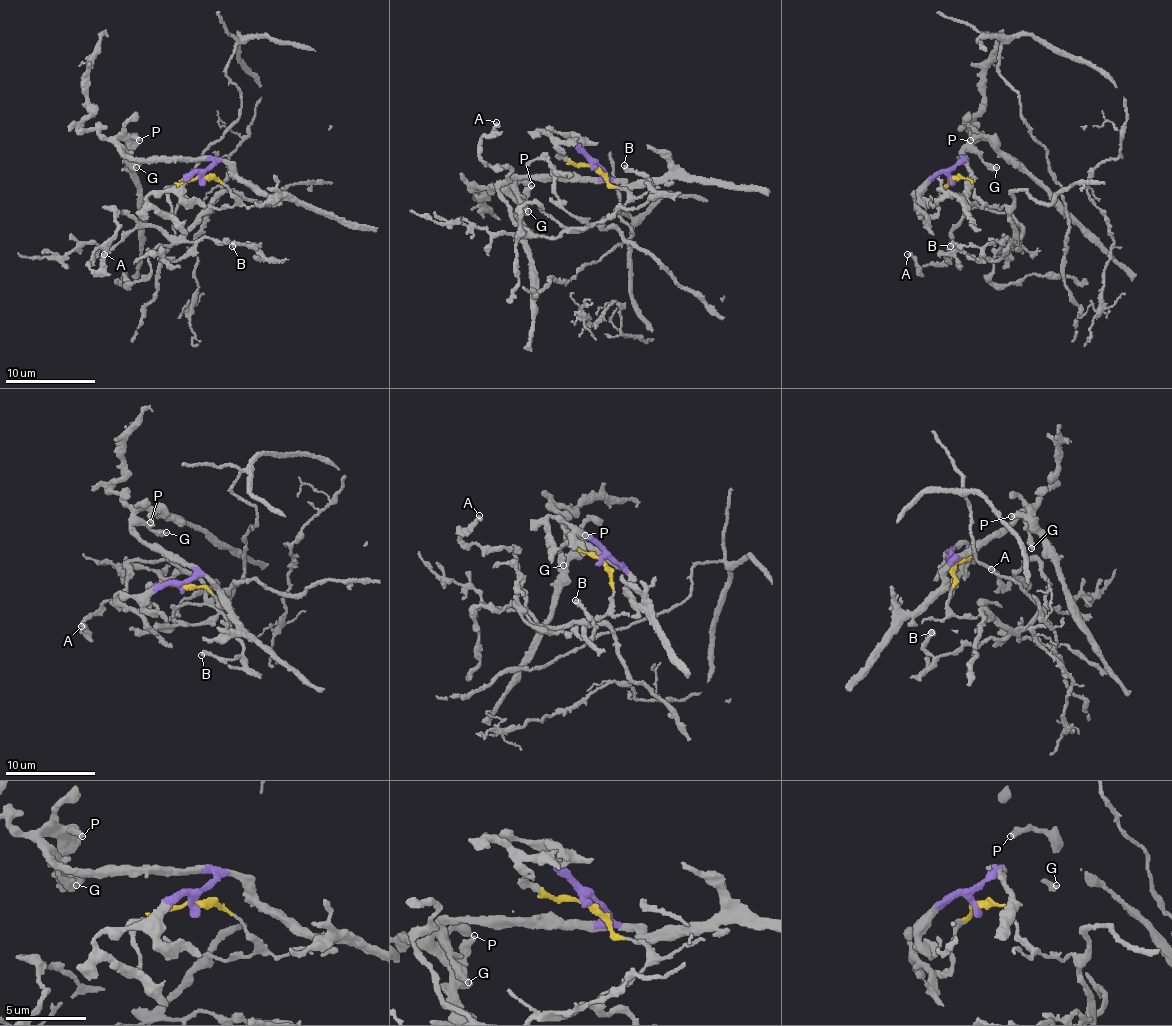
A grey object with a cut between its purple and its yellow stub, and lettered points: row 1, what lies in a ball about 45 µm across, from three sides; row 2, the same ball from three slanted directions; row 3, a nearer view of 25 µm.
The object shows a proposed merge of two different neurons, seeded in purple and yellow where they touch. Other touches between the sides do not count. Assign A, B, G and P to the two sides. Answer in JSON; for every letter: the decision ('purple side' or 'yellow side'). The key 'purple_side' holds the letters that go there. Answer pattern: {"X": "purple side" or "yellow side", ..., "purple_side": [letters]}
{"A": "yellow side", "B": "yellow side", "G": "purple side", "P": "purple side", "purple_side": ["G", "P"]}

